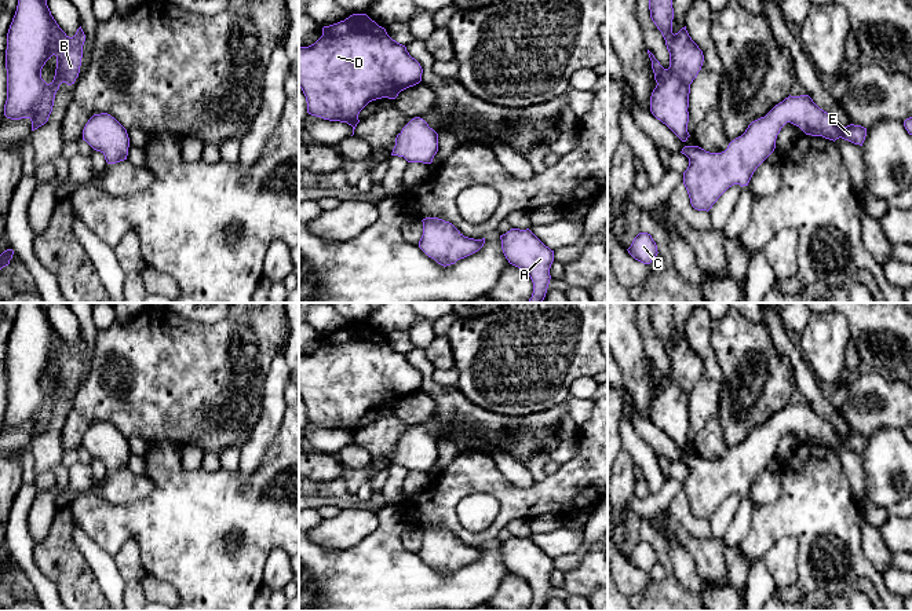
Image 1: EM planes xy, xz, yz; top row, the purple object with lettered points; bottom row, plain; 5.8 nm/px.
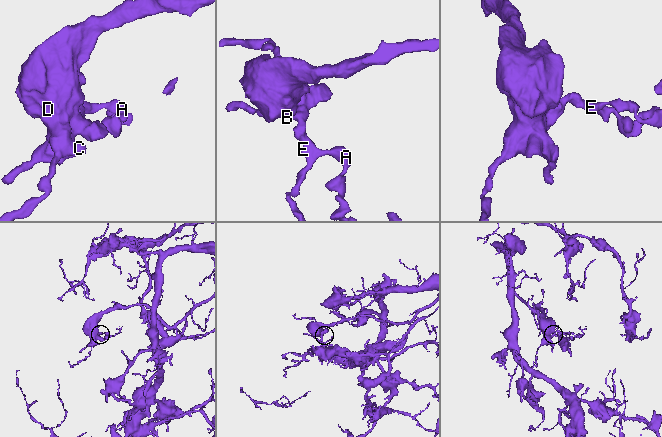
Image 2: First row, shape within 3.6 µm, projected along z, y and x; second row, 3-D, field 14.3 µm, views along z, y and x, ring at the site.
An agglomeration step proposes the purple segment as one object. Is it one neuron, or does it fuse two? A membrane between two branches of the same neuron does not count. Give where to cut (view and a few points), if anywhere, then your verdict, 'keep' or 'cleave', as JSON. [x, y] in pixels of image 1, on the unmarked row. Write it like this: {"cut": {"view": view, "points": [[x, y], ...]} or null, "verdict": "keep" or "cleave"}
{"cut": null, "verdict": "keep"}

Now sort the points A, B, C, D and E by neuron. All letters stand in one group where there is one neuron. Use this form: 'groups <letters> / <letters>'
groups A B C D E

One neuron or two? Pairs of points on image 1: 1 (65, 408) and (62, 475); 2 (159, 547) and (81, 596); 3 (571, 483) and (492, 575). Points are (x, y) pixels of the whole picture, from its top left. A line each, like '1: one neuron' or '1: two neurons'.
1: one neuron
2: two neurons
3: two neurons

